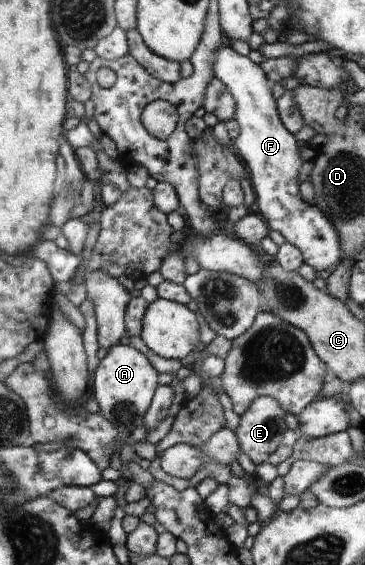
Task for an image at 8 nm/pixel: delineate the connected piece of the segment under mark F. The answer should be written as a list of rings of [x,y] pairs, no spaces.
[[[225,39],[216,50],[214,76],[234,96],[234,119],[240,126],[240,132],[232,145],[236,146],[240,158],[250,168],[250,181],[256,194],[258,210],[266,219],[268,228],[280,232],[288,243],[299,248],[303,254],[303,262],[310,264],[316,272],[336,270],[342,258],[346,258],[346,254],[342,254],[341,235],[334,228],[334,222],[330,222],[330,218],[326,218],[326,214],[322,214],[318,206],[308,206],[298,196],[298,170],[304,162],[300,162],[294,134],[281,121],[277,101],[272,97],[271,83],[265,72],[248,55],[237,54]]]

